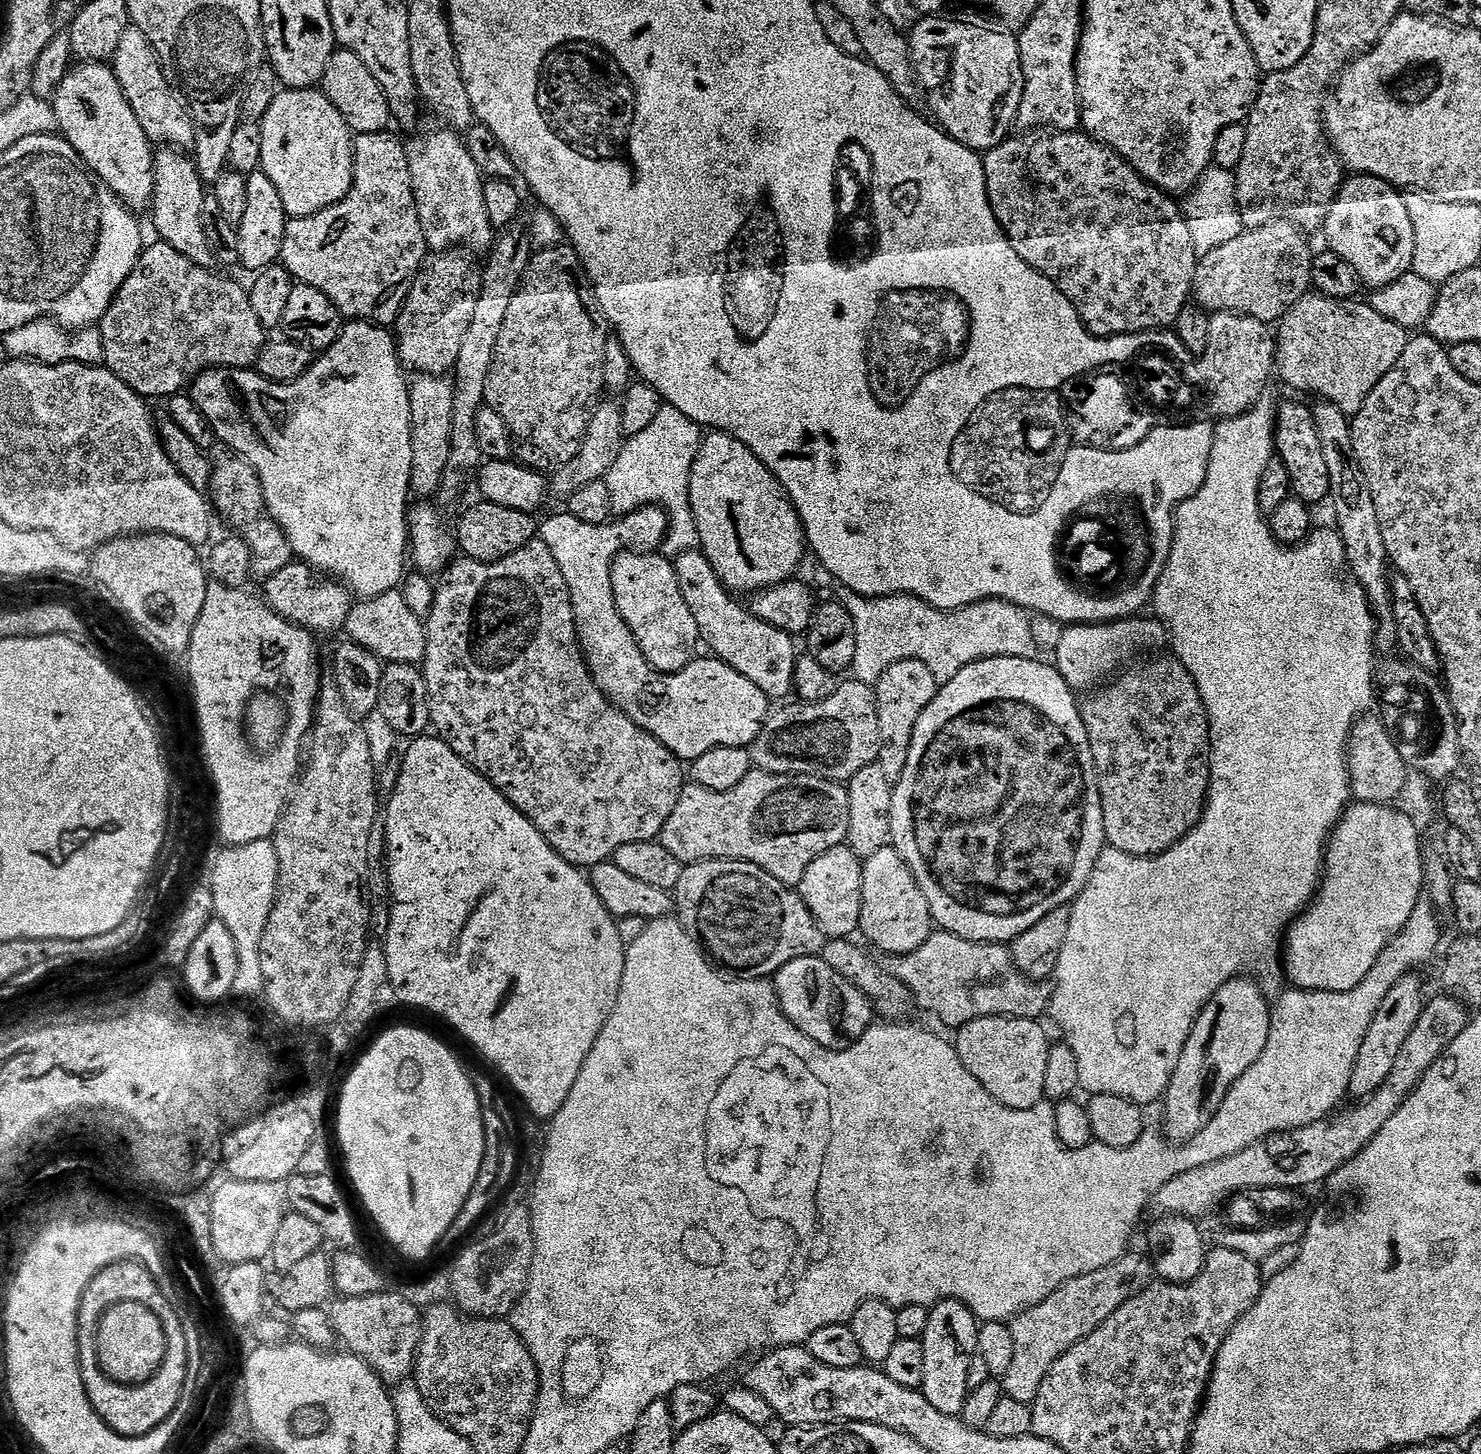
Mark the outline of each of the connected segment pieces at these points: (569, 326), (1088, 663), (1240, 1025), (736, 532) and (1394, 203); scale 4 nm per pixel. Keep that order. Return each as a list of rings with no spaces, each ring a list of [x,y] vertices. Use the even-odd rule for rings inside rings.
[[[571,243],[537,251],[518,286],[518,294],[514,294],[514,302],[510,302],[506,322],[502,322],[502,334],[498,337],[498,350],[494,350],[494,366],[490,366],[484,399],[485,405],[506,418],[519,459],[529,468],[555,470],[580,453],[580,443],[584,440],[592,411],[605,391],[602,362],[605,361],[609,335],[608,320],[592,289],[584,263]]]
[[[1125,618],[1107,624],[1073,623],[1065,627],[1062,642],[1058,642],[1054,653],[1054,667],[1061,678],[1067,682],[1069,688],[1073,690],[1095,689],[1103,685],[1113,674],[1119,673],[1122,666],[1132,662],[1127,662],[1127,660],[1134,659],[1139,652],[1148,652],[1151,648],[1160,648],[1163,644],[1169,643],[1168,630],[1159,620],[1155,618],[1136,619],[1140,618]]]
[[[1241,974],[1226,982],[1226,986],[1222,986],[1222,990],[1218,990],[1218,994],[1214,994],[1212,1001],[1200,1011],[1162,1097],[1163,1131],[1169,1141],[1187,1142],[1206,1130],[1222,1102],[1226,1102],[1230,1086],[1234,1086],[1234,1082],[1238,1082],[1238,1078],[1262,1058],[1272,1025],[1272,1008],[1267,998],[1255,979]]]
[[[715,430],[709,431],[707,435],[701,439],[700,452],[696,456],[696,461],[692,467],[692,473],[690,474],[688,497],[690,498],[690,506],[692,507],[694,522],[698,530],[698,538],[700,539],[699,547],[702,549],[704,557],[714,566],[714,570],[718,574],[718,578],[723,582],[725,588],[736,594],[740,594],[739,592],[751,594],[760,591],[761,588],[769,588],[775,584],[780,584],[783,580],[793,579],[793,577],[797,575],[796,567],[803,562],[804,552],[806,556],[806,537],[804,535],[804,527],[800,521],[800,515],[798,515],[791,500],[789,500],[788,496],[784,493],[784,488],[776,481],[775,474],[742,442],[738,442],[734,437],[728,436],[724,432],[717,432]]]
[[[1356,174],[1345,179],[1343,188],[1332,203],[1332,209],[1322,229],[1322,236],[1328,239],[1327,247],[1331,252],[1346,258],[1346,262],[1350,262],[1354,270],[1358,270],[1361,285],[1368,287],[1369,284],[1369,289],[1375,290],[1386,286],[1412,271],[1414,222],[1410,222],[1410,214],[1406,211],[1403,195],[1393,185],[1386,183],[1385,180],[1379,180],[1377,176]]]

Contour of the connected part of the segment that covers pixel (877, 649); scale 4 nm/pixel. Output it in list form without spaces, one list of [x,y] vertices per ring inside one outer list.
[[[850,591],[843,595],[842,602],[850,610],[858,634],[858,651],[850,672],[858,682],[871,686],[880,681],[894,662],[903,660],[926,662],[937,685],[943,686],[979,660],[995,656],[1031,660],[1038,652],[1034,634],[1030,634],[1029,613],[1009,600],[983,600],[944,612],[917,596],[860,596]]]

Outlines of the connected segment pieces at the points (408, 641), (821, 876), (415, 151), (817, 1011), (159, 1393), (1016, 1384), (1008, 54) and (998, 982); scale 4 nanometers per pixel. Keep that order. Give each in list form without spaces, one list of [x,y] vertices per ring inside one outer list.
[[[393,590],[353,603],[350,618],[346,618],[342,632],[348,635],[345,637],[351,643],[370,650],[382,662],[423,665],[428,629],[425,621],[419,620],[410,606],[406,606],[403,591]]]
[[[842,843],[837,848],[826,850],[802,874],[802,882],[798,886],[801,898],[806,902],[810,914],[818,922],[828,938],[848,938],[855,933],[860,926],[862,914],[862,874],[864,866],[862,857],[854,854],[854,850]]]
[[[447,126],[436,127],[440,128],[422,133],[406,148],[424,240],[432,252],[471,250],[476,254],[487,253],[494,243],[494,229],[486,214],[485,177],[481,176],[478,166],[474,166],[463,135]]]
[[[807,956],[790,961],[776,973],[774,983],[784,1017],[798,1031],[821,1044],[823,1048],[837,1050],[848,1048],[860,1040],[862,1034],[866,1034],[866,1030],[871,1028],[874,1023],[874,1009],[868,996],[862,994],[862,990],[858,990],[858,986],[854,986],[849,980],[844,980],[842,974],[838,974],[830,966],[826,966],[826,962],[820,956]]]
[[[125,1260],[118,1264],[111,1264],[109,1268],[101,1272],[90,1282],[90,1286],[84,1292],[80,1303],[80,1322],[78,1325],[78,1338],[92,1336],[92,1324],[96,1314],[112,1300],[116,1298],[138,1298],[150,1302],[156,1312],[166,1322],[168,1338],[170,1338],[170,1352],[162,1354],[162,1360],[158,1368],[154,1368],[144,1380],[154,1380],[146,1388],[140,1390],[122,1390],[106,1384],[102,1378],[98,1378],[90,1370],[80,1370],[82,1382],[90,1402],[98,1415],[117,1432],[119,1436],[145,1436],[150,1430],[154,1430],[178,1406],[180,1395],[186,1390],[186,1382],[189,1383],[188,1351],[186,1350],[186,1334],[182,1334],[182,1322],[178,1322],[178,1314],[170,1306],[170,1302],[162,1294],[162,1290],[156,1284],[156,1279],[150,1275],[144,1265],[134,1261]]]
[[[1135,1250],[1125,1252],[1122,1258],[1110,1262],[1110,1266],[1102,1266],[1102,1270],[1090,1270],[1073,1280],[1067,1280],[1050,1298],[1037,1304],[1031,1304],[1011,1321],[1014,1334],[1014,1359],[1010,1370],[1002,1377],[1004,1395],[1014,1398],[1014,1402],[1033,1404],[1038,1398],[1038,1390],[1042,1386],[1042,1378],[1050,1374],[1050,1366],[1070,1350],[1082,1338],[1086,1338],[1118,1306],[1130,1302],[1142,1290],[1146,1290],[1154,1282],[1154,1267],[1147,1255],[1139,1256]]]
[[[927,16],[917,19],[912,36],[907,37],[908,51],[912,54],[912,71],[922,96],[928,99],[935,123],[962,146],[977,154],[988,152],[1008,139],[1016,123],[1018,106],[1022,102],[1024,75],[1020,61],[1020,42],[1011,31],[995,27],[979,28],[976,24],[963,24],[960,18]]]
[[[943,930],[933,931],[926,942],[918,950],[905,956],[894,956],[890,960],[890,970],[910,990],[913,1001],[920,1004],[932,1016],[937,1016],[946,1027],[958,1030],[964,1024],[974,1022],[978,1018],[991,1016],[1009,1016],[1015,1020],[1041,1019],[1043,1012],[1050,1008],[1050,988],[1047,983],[1031,980],[1018,966],[1012,957],[1011,947],[1003,943],[983,944],[966,938],[958,938]]]

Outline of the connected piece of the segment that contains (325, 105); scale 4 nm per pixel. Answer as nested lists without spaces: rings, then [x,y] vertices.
[[[284,90],[272,100],[259,121],[262,134],[262,162],[260,167],[278,186],[278,195],[289,217],[313,216],[346,198],[352,185],[352,150],[354,136],[346,126],[342,114],[334,110],[331,102],[320,90]]]

